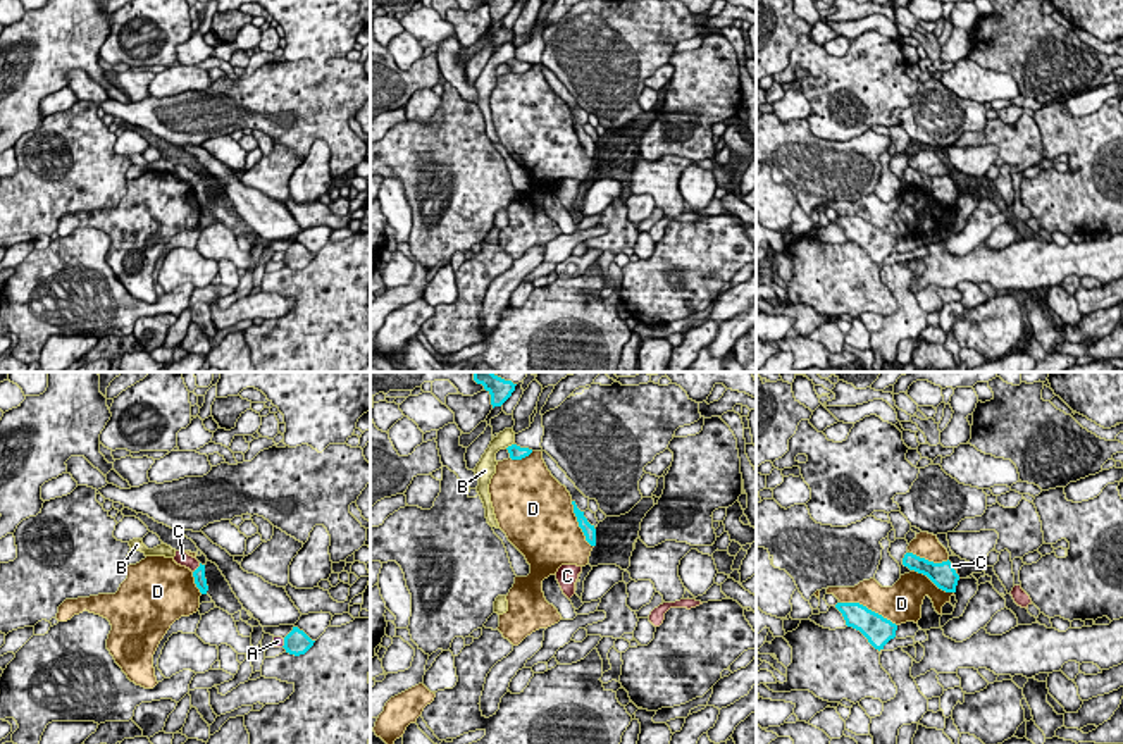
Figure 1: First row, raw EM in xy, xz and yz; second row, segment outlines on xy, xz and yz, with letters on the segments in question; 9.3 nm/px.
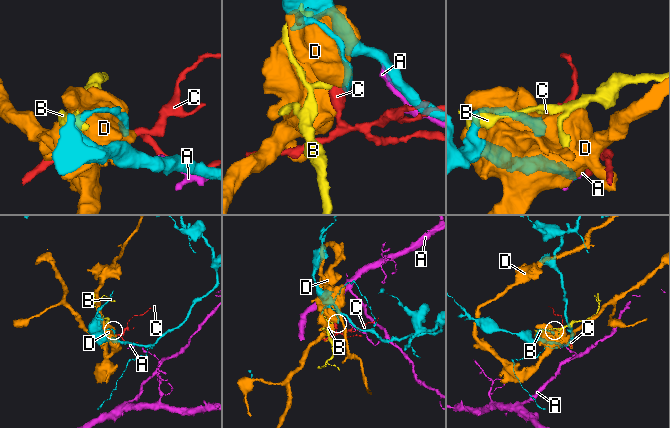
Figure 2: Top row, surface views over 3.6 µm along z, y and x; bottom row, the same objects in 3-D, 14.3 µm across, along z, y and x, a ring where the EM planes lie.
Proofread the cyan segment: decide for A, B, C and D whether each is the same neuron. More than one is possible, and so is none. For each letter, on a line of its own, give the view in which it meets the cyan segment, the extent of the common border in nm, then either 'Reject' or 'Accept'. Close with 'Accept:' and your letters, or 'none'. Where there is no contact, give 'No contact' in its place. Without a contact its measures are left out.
A: Touches cyan in xy. Shared border 90 nm. Reject
B: Touches cyan in xz. Shared border 100 nm. Reject
C: Touches cyan in xy. Shared border 120 nm. Reject
D: Touches cyan in yz. Shared border 550 nm. Reject
Accept: none

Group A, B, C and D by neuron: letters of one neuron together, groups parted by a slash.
A / B / C / D

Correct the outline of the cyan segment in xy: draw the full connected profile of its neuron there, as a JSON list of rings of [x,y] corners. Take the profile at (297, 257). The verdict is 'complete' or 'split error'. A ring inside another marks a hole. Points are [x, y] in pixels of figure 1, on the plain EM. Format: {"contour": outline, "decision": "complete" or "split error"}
{"contour": [[[293,241],[293,245],[284,251],[284,264],[289,269],[305,269],[315,255],[312,255],[303,245]]], "decision": "complete"}

